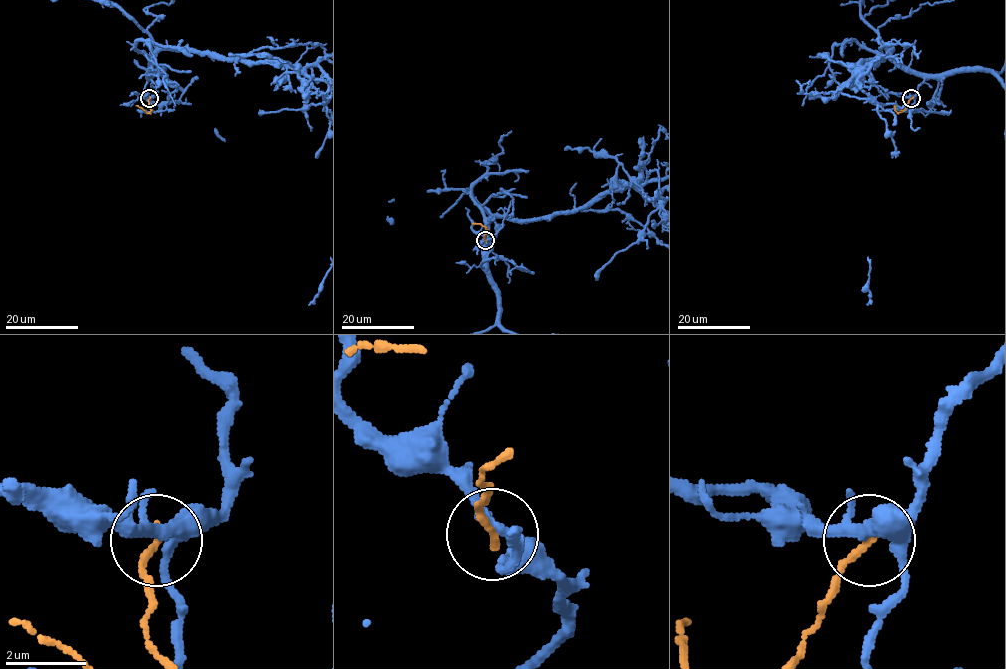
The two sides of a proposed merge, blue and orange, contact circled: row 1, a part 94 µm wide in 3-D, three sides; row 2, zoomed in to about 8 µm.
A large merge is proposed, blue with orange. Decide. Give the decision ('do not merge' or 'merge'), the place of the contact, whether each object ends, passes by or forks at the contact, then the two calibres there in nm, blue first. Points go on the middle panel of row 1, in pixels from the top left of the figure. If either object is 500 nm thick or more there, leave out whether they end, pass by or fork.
do not merge | (485, 240) | blue forks | orange ends | 260/200 nm

